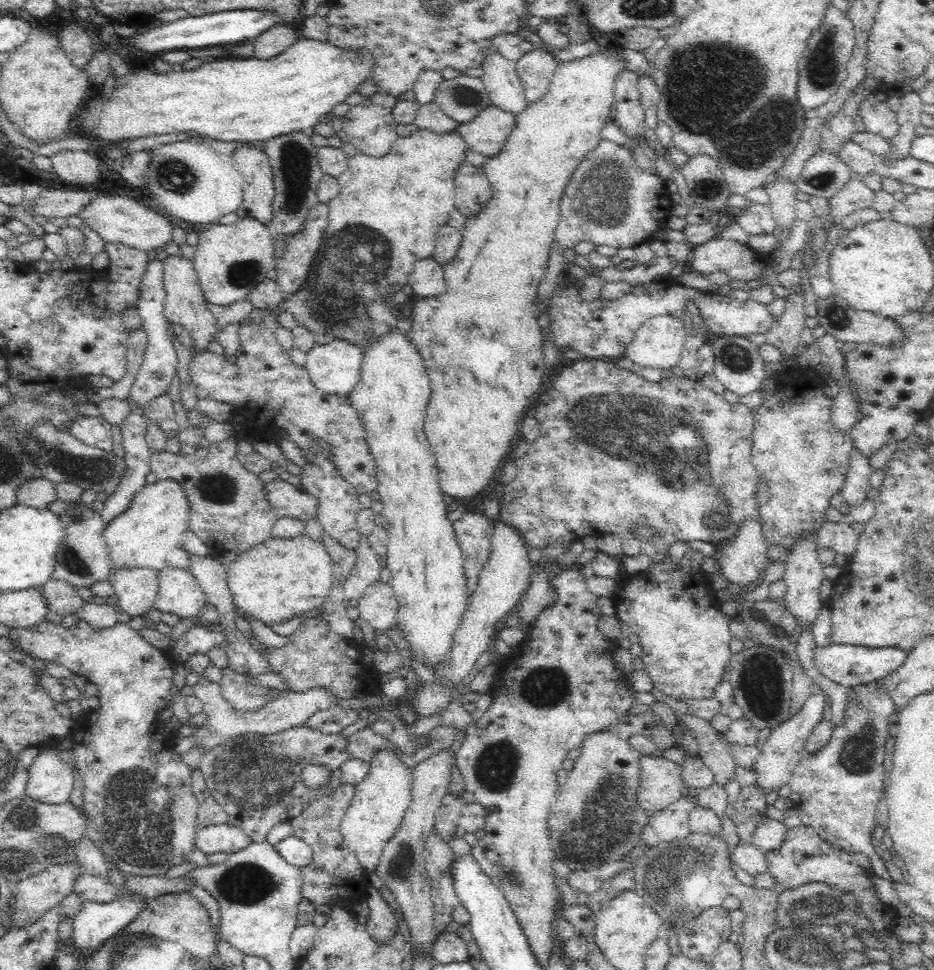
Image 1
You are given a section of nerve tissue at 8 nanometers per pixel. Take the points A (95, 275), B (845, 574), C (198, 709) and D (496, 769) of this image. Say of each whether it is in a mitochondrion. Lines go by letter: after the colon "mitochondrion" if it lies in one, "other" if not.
A: other
B: other
C: other
D: mitochondrion

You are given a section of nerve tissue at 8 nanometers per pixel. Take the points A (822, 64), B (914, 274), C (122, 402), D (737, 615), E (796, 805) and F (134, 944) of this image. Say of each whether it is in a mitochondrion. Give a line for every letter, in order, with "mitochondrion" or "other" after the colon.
A: mitochondrion
B: other
C: other
D: other
E: other
F: mitochondrion

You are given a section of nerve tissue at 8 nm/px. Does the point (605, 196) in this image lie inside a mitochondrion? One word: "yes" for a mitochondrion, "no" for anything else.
yes

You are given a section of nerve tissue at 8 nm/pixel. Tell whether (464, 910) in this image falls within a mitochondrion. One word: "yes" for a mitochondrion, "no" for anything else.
no

